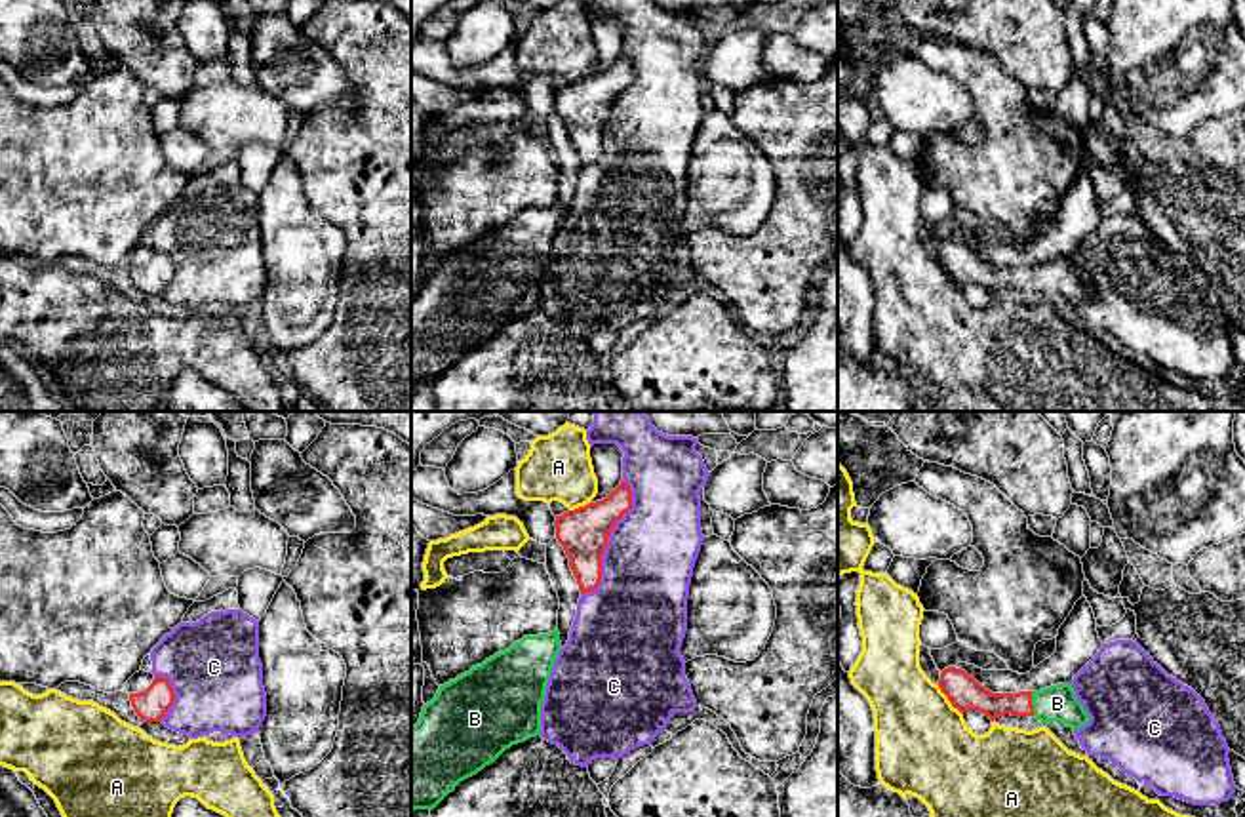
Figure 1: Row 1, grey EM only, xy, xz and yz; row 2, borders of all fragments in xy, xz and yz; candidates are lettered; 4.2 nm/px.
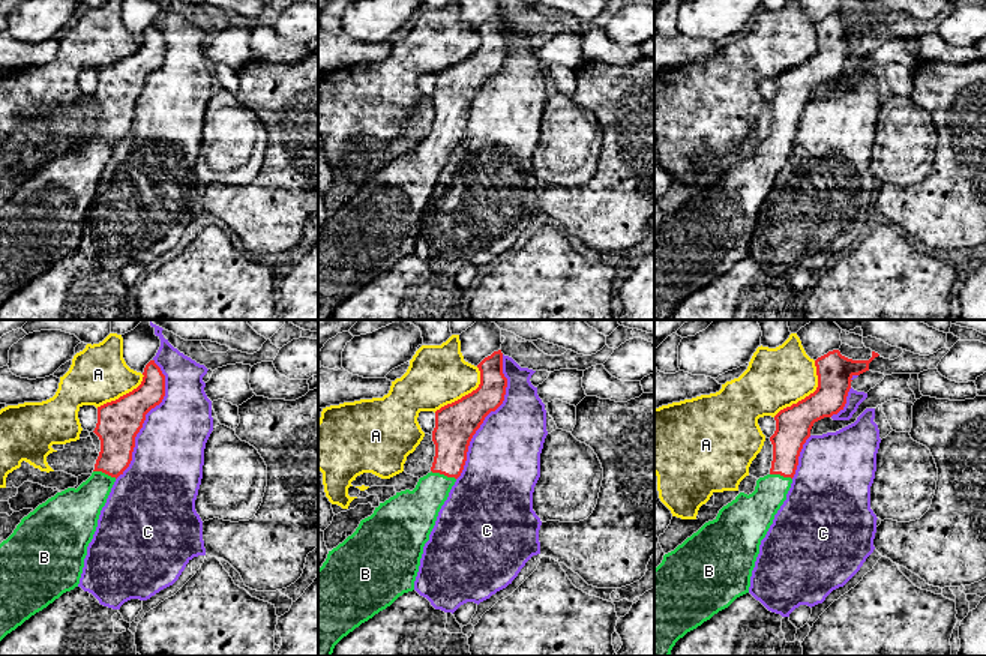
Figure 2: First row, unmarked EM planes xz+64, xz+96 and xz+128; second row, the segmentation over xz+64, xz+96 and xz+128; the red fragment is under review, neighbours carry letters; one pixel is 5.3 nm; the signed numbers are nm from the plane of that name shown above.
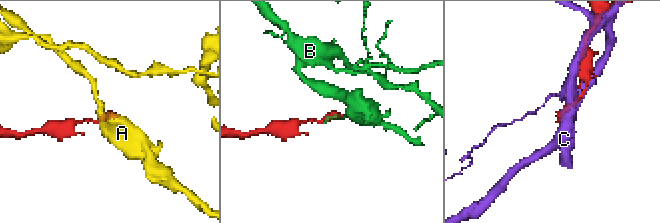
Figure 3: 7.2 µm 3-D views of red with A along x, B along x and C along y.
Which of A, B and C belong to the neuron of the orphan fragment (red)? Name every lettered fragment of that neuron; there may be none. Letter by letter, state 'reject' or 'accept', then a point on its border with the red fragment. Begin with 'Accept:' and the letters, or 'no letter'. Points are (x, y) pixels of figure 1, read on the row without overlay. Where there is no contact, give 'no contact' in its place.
Accept: B
A: reject | yz (948, 273)
B: accept | yz (1030, 277)
C: reject | xz (606, 115)

